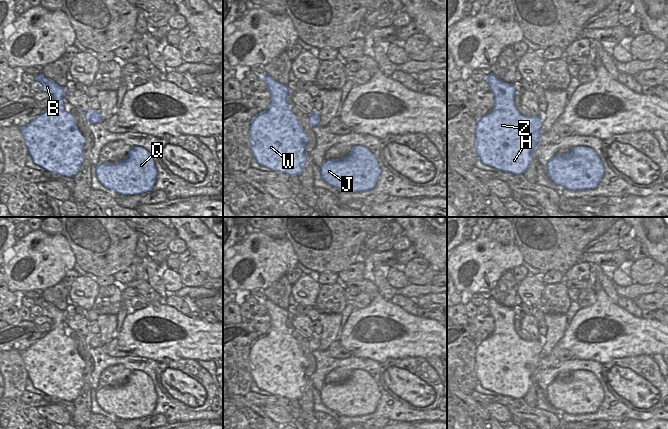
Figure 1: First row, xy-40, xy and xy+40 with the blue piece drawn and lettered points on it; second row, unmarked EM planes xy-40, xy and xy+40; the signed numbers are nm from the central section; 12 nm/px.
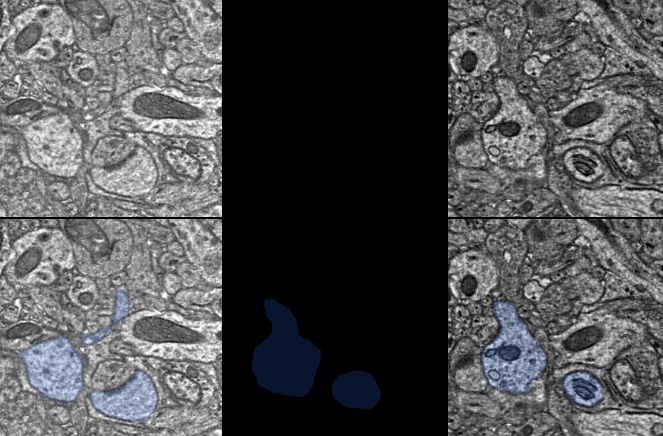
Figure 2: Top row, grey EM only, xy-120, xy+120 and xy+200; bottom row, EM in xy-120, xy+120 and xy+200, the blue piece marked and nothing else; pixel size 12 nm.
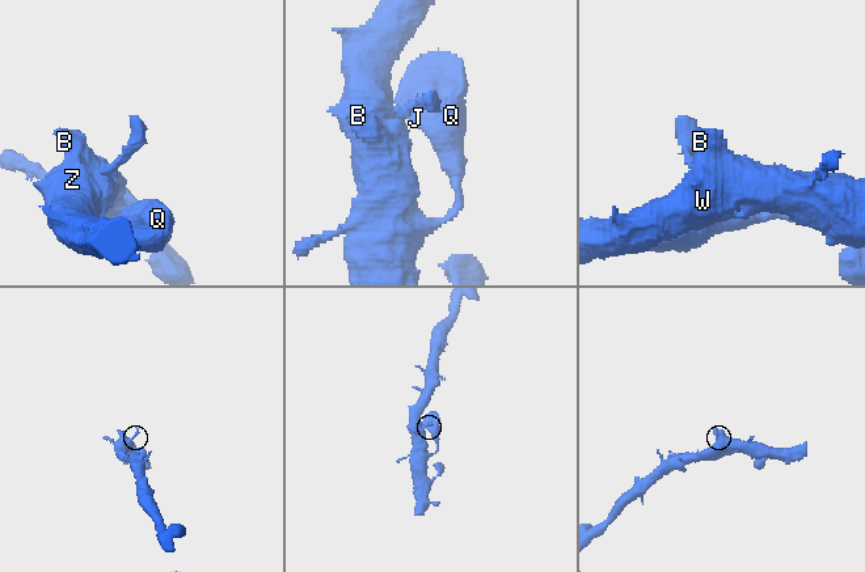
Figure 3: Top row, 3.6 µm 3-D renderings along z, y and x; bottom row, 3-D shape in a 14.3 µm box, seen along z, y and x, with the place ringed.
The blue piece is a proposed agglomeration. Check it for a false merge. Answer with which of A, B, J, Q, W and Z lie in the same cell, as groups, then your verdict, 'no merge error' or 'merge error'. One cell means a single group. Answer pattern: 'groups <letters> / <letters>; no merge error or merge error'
groups A B J Q W Z; no merge error

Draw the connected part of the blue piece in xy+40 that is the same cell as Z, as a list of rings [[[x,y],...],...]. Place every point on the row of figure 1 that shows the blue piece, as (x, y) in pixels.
[[[494,74],[484,76],[494,94],[492,110],[477,120],[474,137],[476,153],[482,164],[493,167],[501,172],[515,175],[523,174],[533,160],[533,149],[540,144],[542,127],[541,116],[523,116],[514,103],[516,91],[513,84],[505,83]]]

